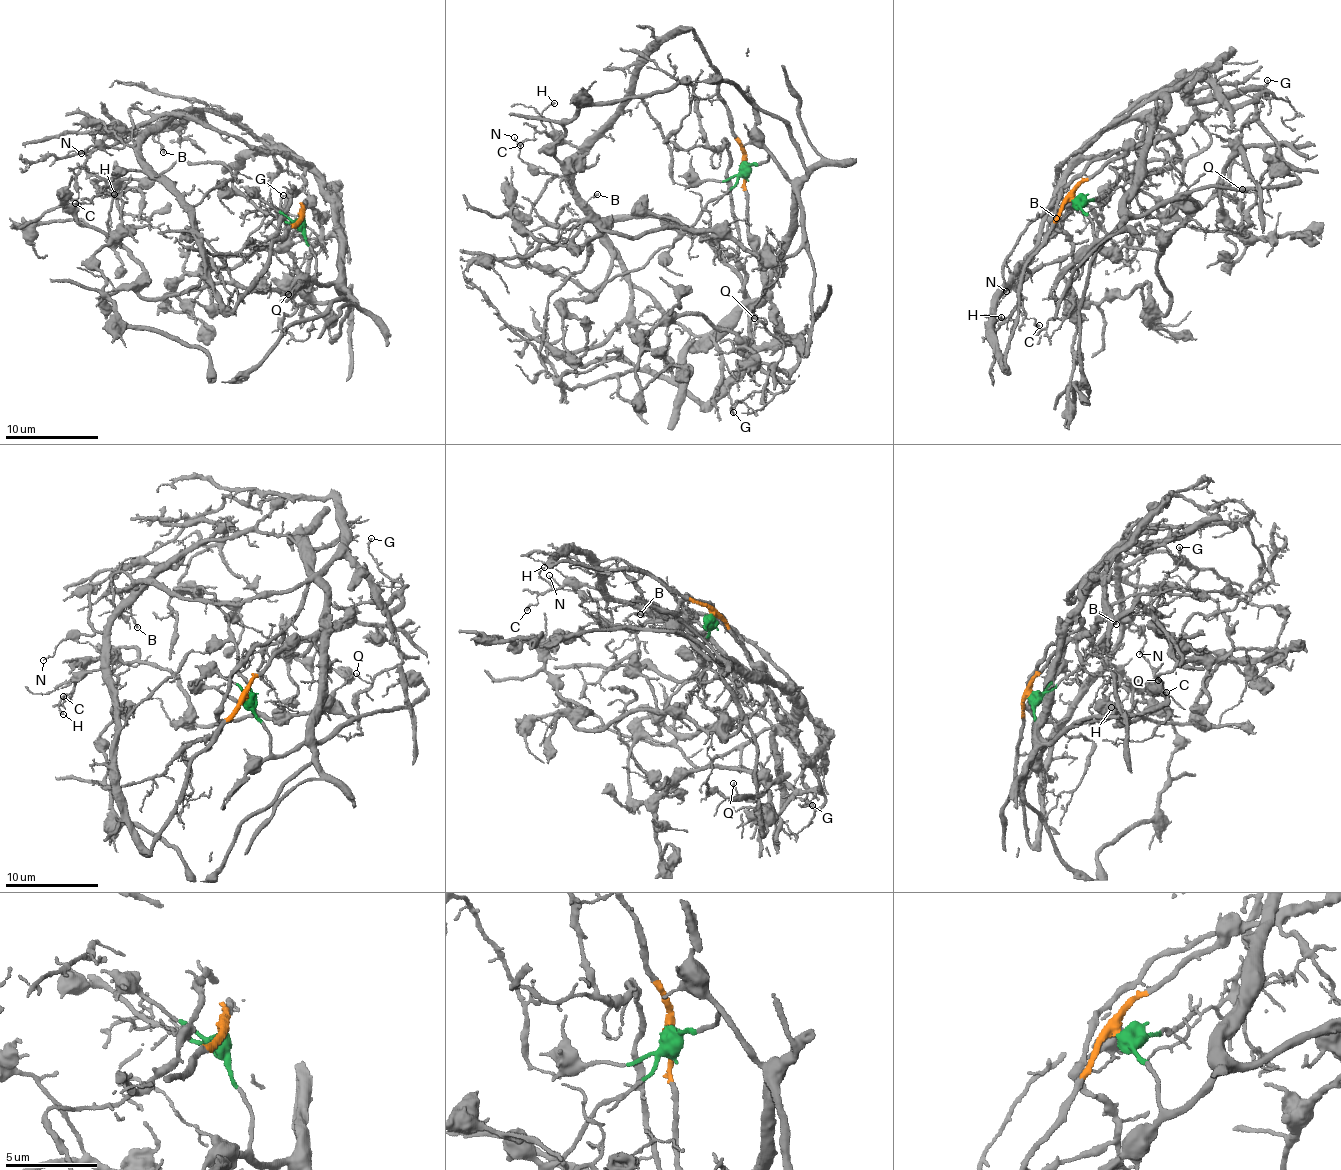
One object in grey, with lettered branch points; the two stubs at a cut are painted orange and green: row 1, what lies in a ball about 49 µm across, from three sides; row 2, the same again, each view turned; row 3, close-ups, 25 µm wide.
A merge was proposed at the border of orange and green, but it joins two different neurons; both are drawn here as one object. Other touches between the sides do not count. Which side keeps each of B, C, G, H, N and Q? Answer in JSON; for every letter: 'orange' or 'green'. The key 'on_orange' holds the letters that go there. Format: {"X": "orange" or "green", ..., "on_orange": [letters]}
{"B": "orange", "C": "orange", "G": "green", "H": "orange", "N": "orange", "Q": "green", "on_orange": ["B", "C", "H", "N"]}

